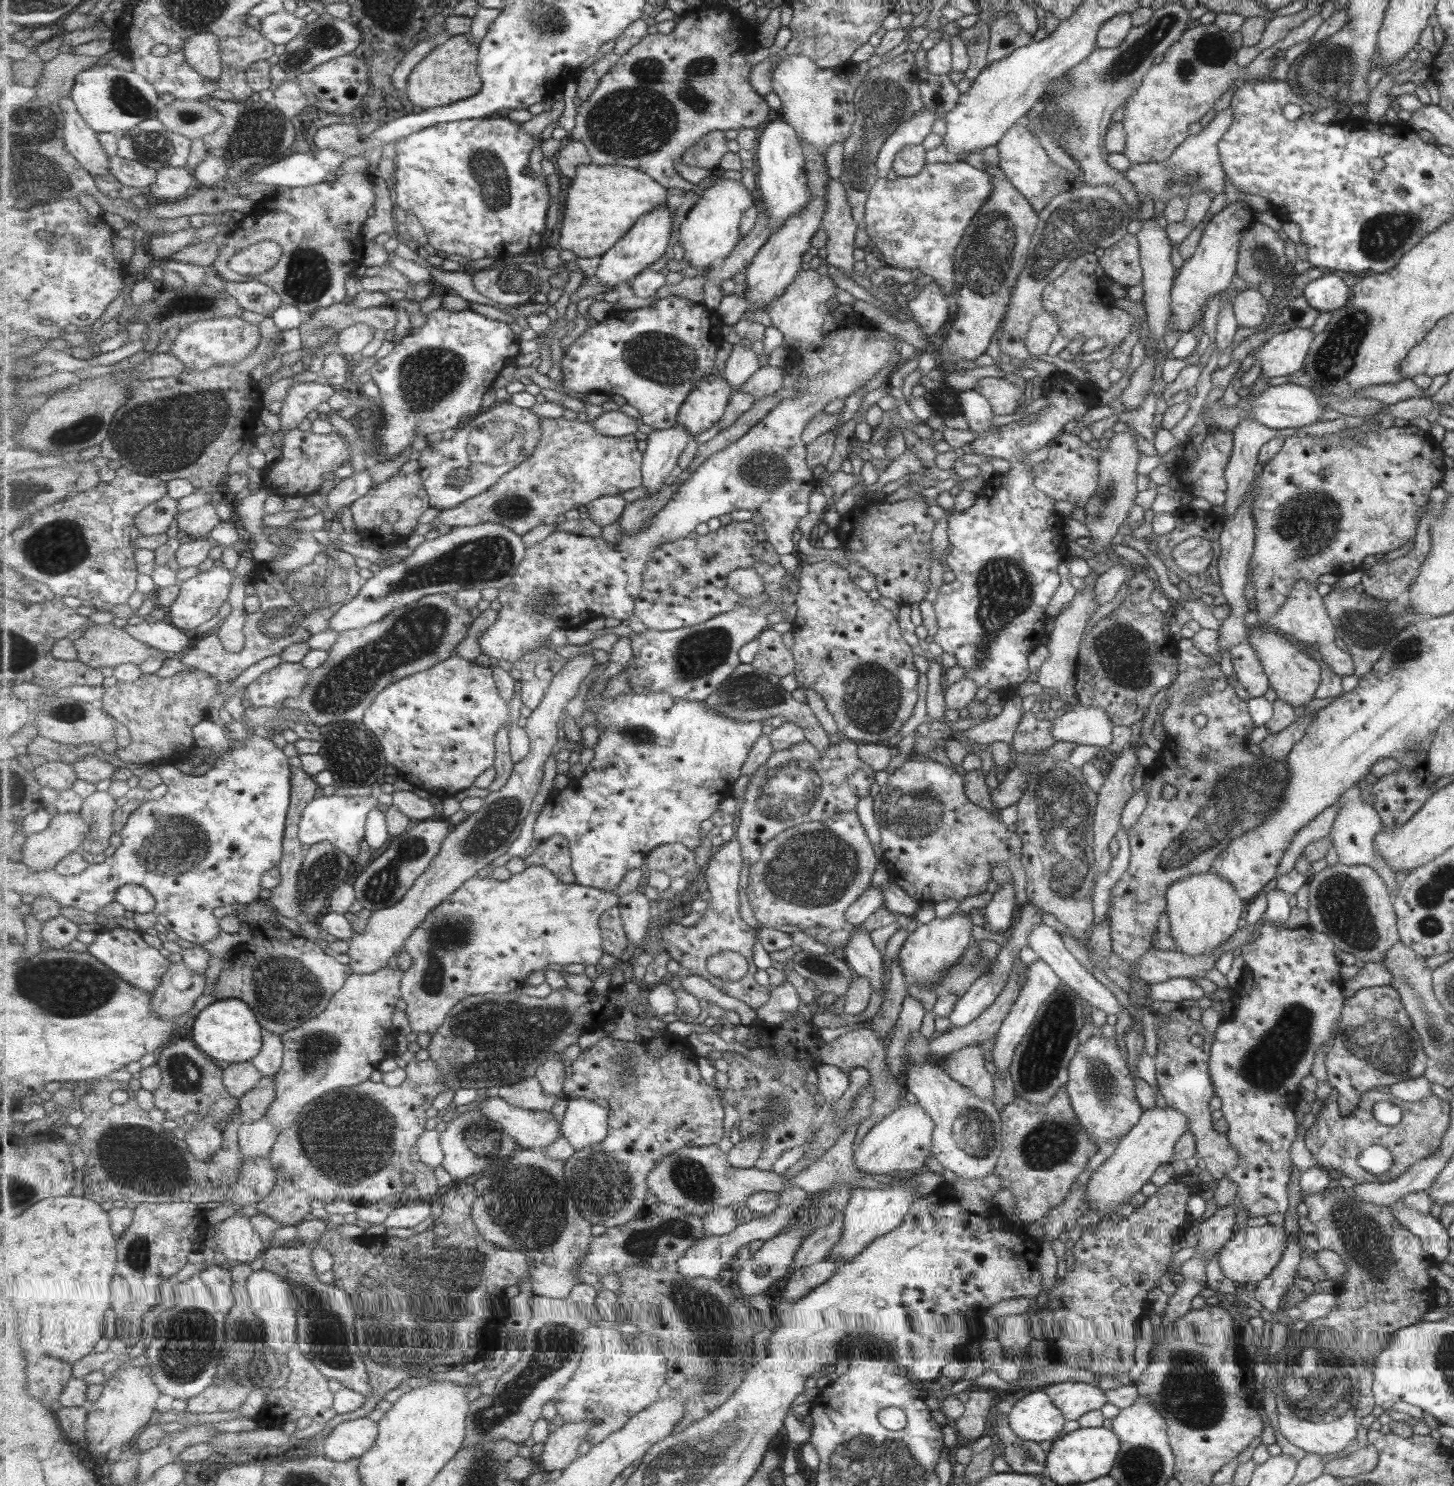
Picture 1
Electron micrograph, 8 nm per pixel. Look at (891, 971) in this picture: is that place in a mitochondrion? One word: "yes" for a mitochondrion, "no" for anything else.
no

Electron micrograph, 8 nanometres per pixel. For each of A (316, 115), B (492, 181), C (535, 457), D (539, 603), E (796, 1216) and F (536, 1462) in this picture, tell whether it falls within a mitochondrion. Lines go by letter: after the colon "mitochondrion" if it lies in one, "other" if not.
A: other
B: mitochondrion
C: mitochondrion
D: mitochondrion
E: other
F: other

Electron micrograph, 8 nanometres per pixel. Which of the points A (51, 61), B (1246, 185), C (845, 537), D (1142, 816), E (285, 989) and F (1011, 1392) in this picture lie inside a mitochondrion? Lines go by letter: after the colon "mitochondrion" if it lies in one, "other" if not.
A: other
B: other
C: other
D: other
E: mitochondrion
F: other

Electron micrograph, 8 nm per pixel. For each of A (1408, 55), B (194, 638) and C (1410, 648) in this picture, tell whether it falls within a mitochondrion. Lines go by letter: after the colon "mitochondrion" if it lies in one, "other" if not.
A: other
B: other
C: mitochondrion

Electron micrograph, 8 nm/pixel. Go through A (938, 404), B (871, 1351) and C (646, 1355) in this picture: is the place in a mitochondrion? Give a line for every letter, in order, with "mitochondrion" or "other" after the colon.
A: other
B: other
C: other

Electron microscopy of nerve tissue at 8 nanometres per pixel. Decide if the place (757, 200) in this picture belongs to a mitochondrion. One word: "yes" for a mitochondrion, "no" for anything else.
no

